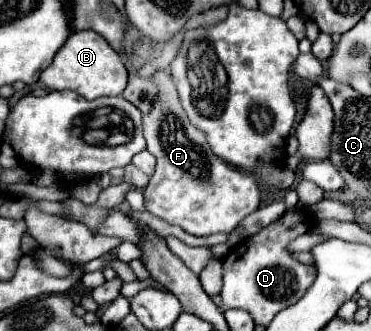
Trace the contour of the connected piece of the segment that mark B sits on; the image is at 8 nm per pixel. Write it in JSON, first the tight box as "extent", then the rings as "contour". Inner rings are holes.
{"extent":[40,31,128,99],"contour":[[[74,31],[64,47],[56,53],[52,65],[42,73],[40,81],[48,89],[70,89],[84,99],[98,99],[104,95],[122,95],[128,81],[128,71],[120,55],[108,45],[104,37],[94,31]]]}

